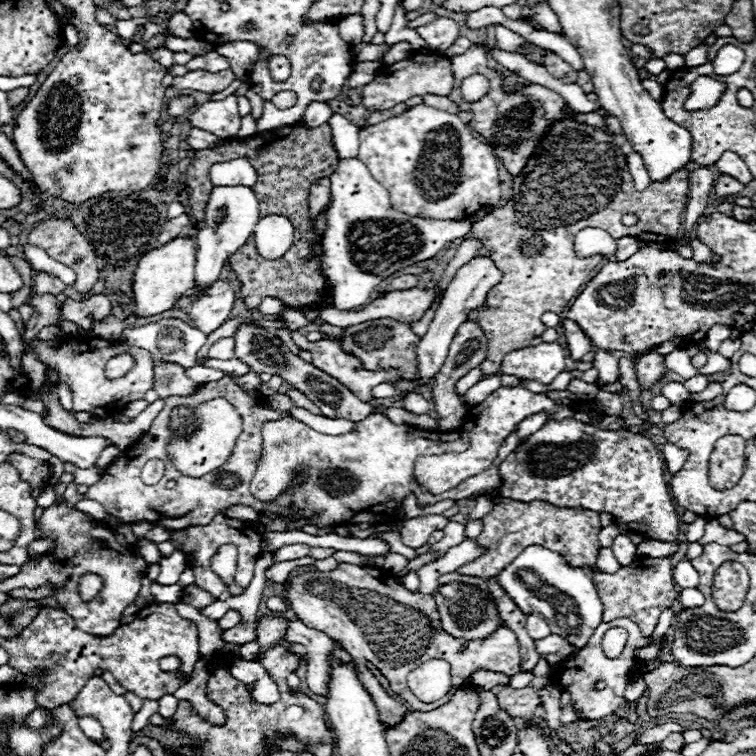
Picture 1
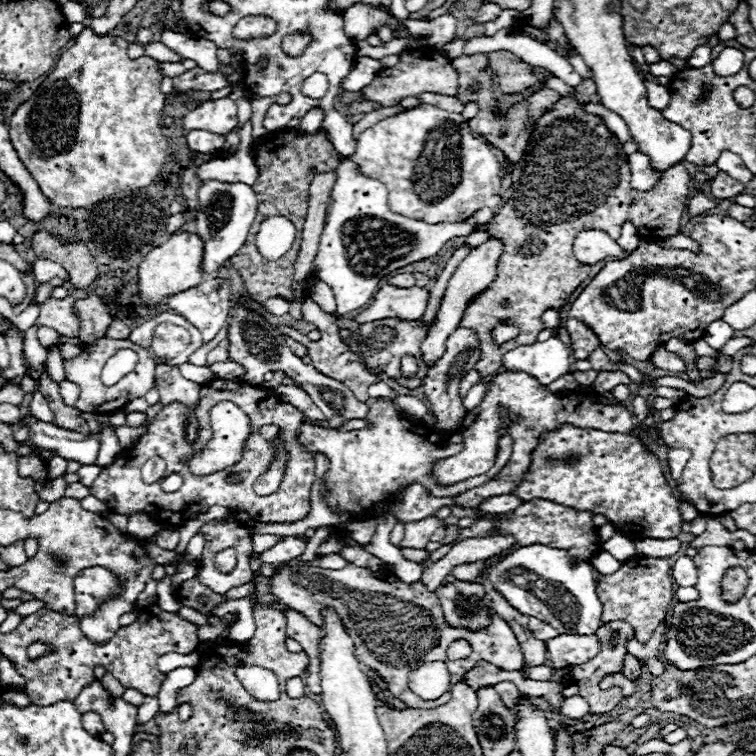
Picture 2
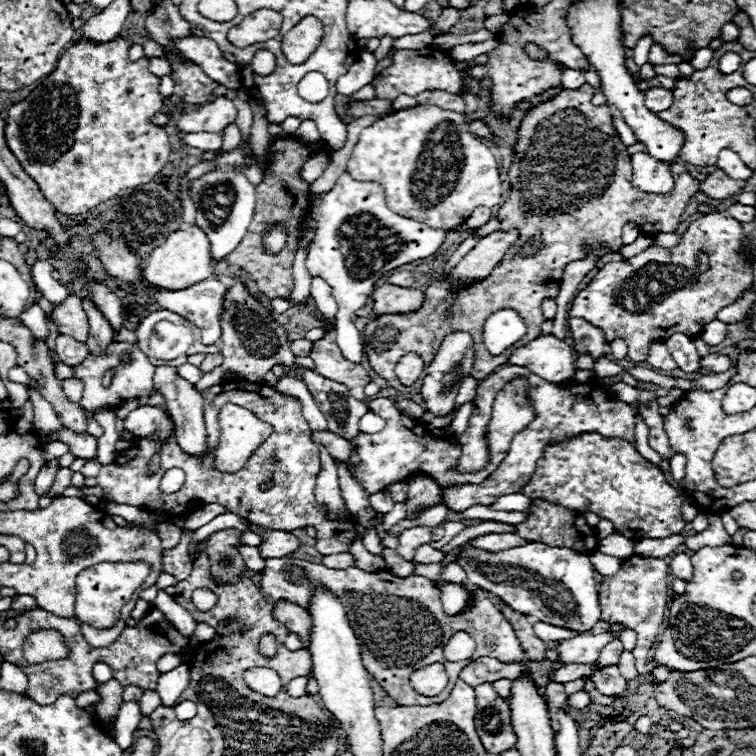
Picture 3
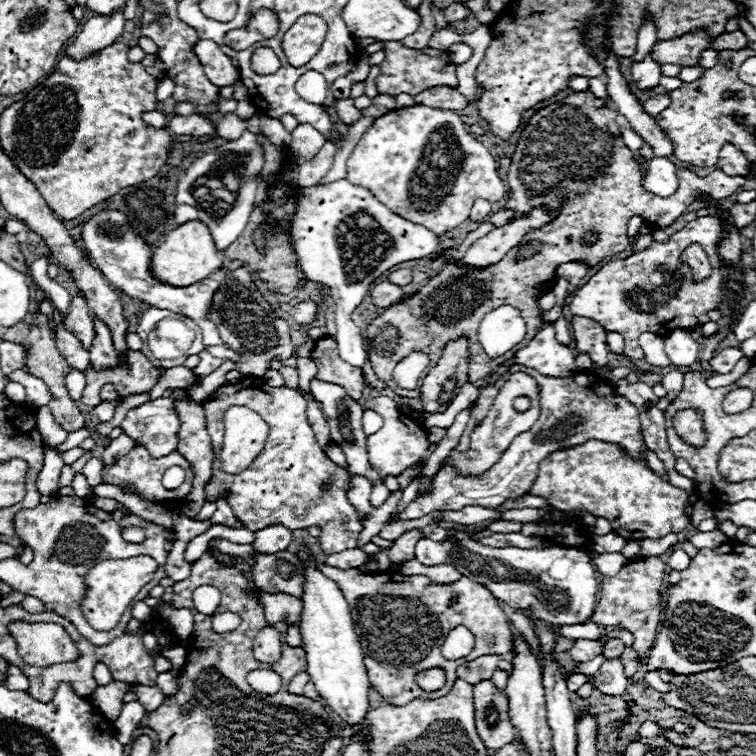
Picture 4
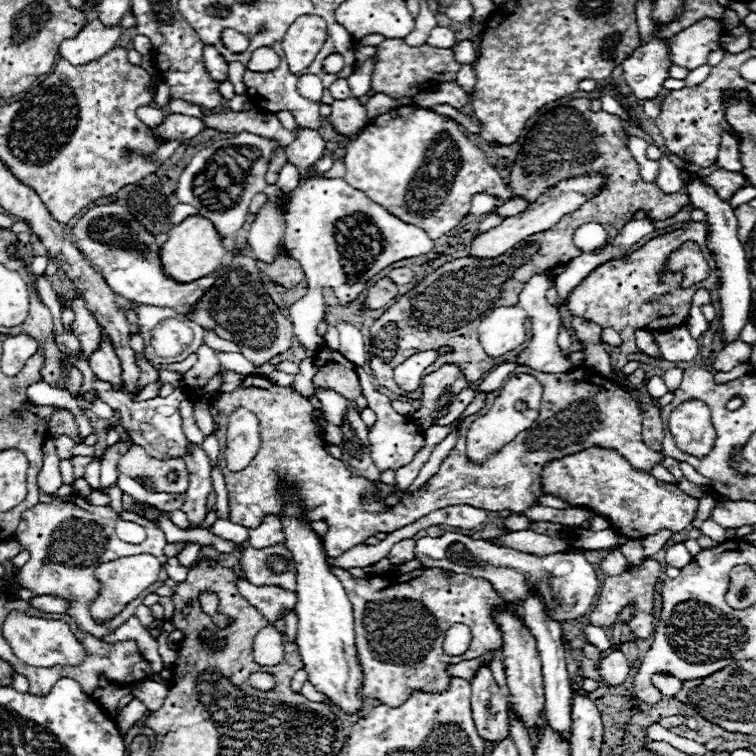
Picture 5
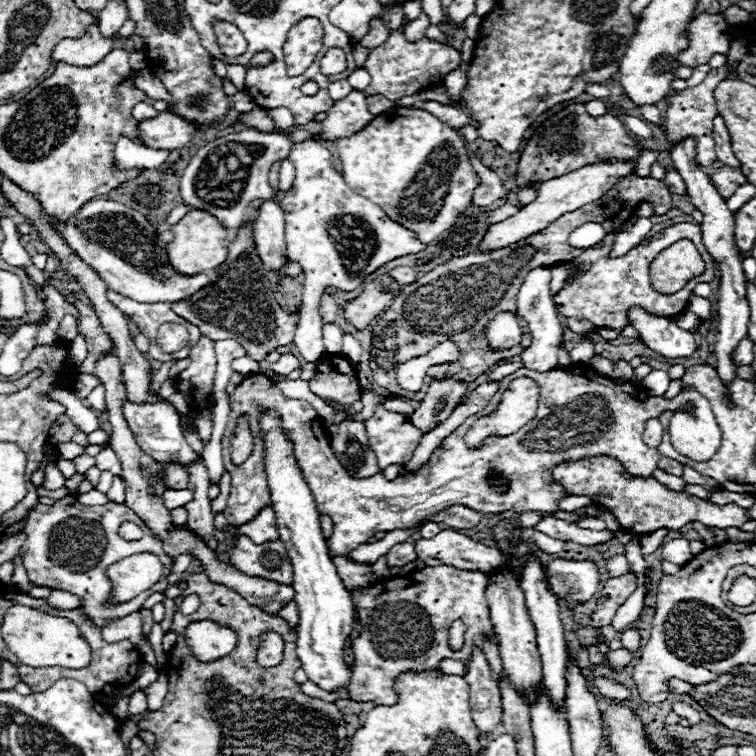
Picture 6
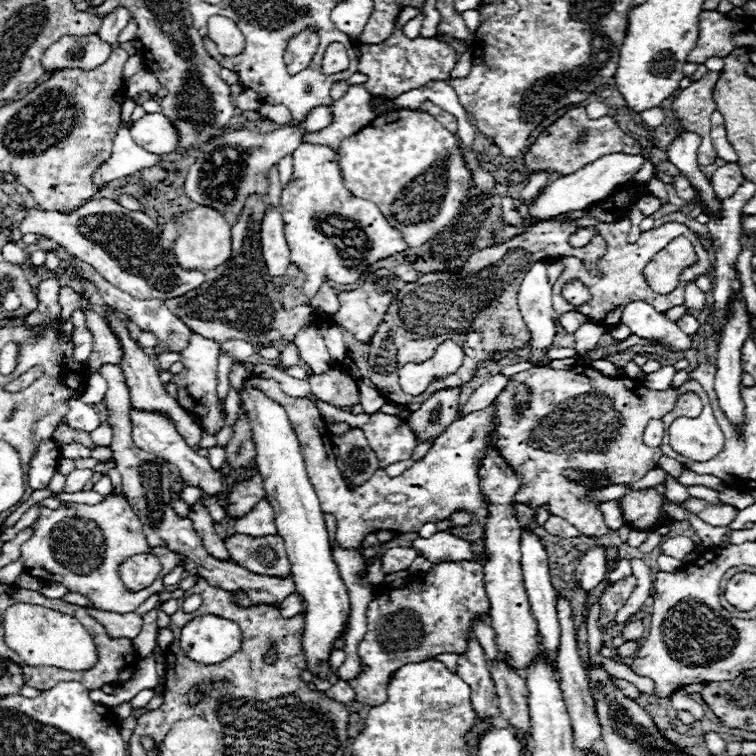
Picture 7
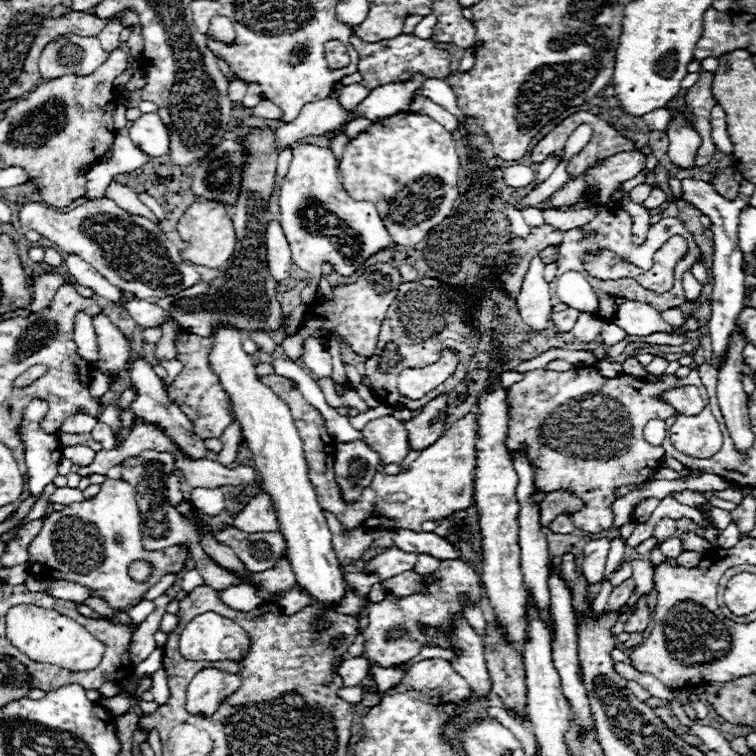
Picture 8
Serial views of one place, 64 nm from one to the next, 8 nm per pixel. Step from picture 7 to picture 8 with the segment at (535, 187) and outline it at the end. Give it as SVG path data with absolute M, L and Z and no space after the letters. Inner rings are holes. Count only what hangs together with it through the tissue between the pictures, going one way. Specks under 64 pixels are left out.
M548 156L548 160L540 162L540 164L538 164L538 184L544 182L544 180L554 172L556 166L558 166L558 158L556 158L556 156Z

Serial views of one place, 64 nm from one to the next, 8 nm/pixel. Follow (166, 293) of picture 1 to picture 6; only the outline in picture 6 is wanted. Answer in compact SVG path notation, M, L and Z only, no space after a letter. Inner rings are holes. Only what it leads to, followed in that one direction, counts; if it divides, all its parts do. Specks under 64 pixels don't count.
M190 210L176 226L174 226L174 242L168 244L168 258L172 268L180 274L198 274L204 270L212 270L220 266L228 258L228 248L226 248L226 236L228 230L210 214L204 210Z

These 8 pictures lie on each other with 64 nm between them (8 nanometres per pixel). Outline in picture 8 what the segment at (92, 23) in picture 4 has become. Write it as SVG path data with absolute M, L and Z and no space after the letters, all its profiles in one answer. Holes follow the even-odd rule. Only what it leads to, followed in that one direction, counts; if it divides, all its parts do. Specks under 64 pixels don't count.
M60 36L46 44L40 54L40 74L44 80L56 80L66 74L88 76L108 60L96 36Z

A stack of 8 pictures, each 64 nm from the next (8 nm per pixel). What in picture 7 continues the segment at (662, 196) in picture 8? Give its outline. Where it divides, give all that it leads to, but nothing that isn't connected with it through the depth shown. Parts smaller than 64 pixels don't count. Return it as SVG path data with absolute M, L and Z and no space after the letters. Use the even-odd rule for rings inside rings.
M651 194L643 195L640 200L636 202L636 206L638 206L638 209L645 214L646 216L649 216L656 212L660 206L661 202L658 198Z

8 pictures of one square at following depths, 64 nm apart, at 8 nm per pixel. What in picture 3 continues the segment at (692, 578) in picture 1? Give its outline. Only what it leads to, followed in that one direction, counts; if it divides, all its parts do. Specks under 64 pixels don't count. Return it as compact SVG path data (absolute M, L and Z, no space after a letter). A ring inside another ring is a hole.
M684 552L674 554L670 560L670 570L674 576L682 578L682 580L690 580L692 578L692 562L690 556L686 556Z

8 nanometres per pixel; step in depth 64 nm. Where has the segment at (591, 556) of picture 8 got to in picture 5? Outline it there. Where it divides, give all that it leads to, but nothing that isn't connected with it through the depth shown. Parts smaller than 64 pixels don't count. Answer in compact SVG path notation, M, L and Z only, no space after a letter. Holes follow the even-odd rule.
M444 532L440 538L424 536L416 540L416 560L420 560L424 568L448 568L460 574L484 578L498 594L502 594L504 600L510 602L522 602L528 594L528 586L534 584L548 604L552 618L560 622L582 616L592 604L600 586L594 566L582 554L558 552L548 556L534 556L512 548L494 546L484 540L472 540L470 536L458 532Z

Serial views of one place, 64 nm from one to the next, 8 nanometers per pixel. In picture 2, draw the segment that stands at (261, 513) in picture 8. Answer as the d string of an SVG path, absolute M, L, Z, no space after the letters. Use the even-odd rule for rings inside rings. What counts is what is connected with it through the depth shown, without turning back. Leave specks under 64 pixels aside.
M284 536L272 548L264 550L260 554L260 560L268 562L268 564L272 564L272 562L288 562L288 560L300 556L302 552L304 552L304 542L302 540L298 540L294 536Z

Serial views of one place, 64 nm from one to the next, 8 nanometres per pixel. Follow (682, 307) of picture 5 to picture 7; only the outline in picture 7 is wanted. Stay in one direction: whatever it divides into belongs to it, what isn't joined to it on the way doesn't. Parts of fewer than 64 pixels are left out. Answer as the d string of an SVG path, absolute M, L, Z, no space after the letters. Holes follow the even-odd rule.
M620 218L616 222L598 222L592 226L596 236L602 236L606 246L608 246L608 252L606 256L602 258L600 262L600 268L604 270L604 276L602 278L594 278L590 276L584 268L582 268L582 262L574 256L564 256L564 260L560 260L564 264L564 272L560 274L560 278L556 280L556 284L552 286L552 302L554 302L554 310L558 314L562 312L568 312L568 310L574 310L574 306L570 306L562 296L560 296L560 286L564 280L568 278L580 278L582 282L588 284L590 292L592 292L592 302L586 304L586 306L580 306L578 310L588 316L590 320L598 322L598 324L604 324L604 326L618 326L620 324L620 314L622 314L622 308L628 304L628 302L646 302L650 306L654 306L658 312L666 312L668 308L674 308L674 306L682 306L684 304L684 286L688 280L696 280L698 274L708 274L710 272L710 260L708 260L708 252L702 248L698 236L686 226L686 224L680 224L680 222L664 222L662 226L658 228L652 228L648 232L642 234L642 238L636 242L636 244L630 244L626 242L626 218ZM676 236L686 236L692 246L694 246L694 252L696 252L696 264L688 266L682 274L680 274L680 280L678 280L678 286L676 290L672 290L670 294L656 294L652 288L648 288L644 276L642 276L642 270L644 266L652 260L652 256L664 248L664 244L668 244L668 240L676 238Z

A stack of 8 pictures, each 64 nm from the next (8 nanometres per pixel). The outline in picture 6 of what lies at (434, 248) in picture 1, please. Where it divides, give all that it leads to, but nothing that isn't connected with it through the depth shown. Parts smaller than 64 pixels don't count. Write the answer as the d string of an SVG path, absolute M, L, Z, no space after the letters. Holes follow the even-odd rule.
M298 142L288 158L296 166L296 178L292 188L284 192L284 198L278 204L286 220L288 260L298 262L304 272L304 300L300 306L294 343L299 348L306 348L303 358L317 366L326 355L322 318L318 314L322 290L328 286L346 292L356 290L364 278L384 262L420 252L426 248L426 244L418 242L414 232L390 220L378 204L354 194L346 186L342 174L336 170L332 152L324 148L322 142ZM344 336L344 344L342 344L342 356L346 358L346 360L350 360L352 364L356 364L358 360L360 360L360 354L362 354L362 350L360 350L360 342L354 338L354 336Z

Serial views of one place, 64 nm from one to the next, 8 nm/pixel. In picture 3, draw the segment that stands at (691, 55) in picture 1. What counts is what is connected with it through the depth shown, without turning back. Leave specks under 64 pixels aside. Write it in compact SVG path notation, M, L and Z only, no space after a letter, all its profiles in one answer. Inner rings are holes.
M698 48L690 60L690 64L696 68L696 70L704 70L710 66L710 60L712 60L714 52L710 48Z

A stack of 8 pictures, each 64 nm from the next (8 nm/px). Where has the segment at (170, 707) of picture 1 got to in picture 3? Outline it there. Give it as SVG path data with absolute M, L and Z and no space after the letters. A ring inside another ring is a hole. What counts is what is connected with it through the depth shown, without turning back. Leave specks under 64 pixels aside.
M182 664L170 672L160 674L156 690L160 692L162 704L166 704L166 706L176 704L176 700L189 682L190 668L187 664Z

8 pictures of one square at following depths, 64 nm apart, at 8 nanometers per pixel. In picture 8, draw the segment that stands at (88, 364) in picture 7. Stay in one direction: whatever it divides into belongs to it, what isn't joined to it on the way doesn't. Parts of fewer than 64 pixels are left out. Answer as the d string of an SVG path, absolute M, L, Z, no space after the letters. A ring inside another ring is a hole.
M104 314L92 318L96 336L98 336L98 350L100 350L100 362L92 368L98 370L110 370L110 372L122 372L126 370L130 358L132 358L132 348L128 336L116 328Z

